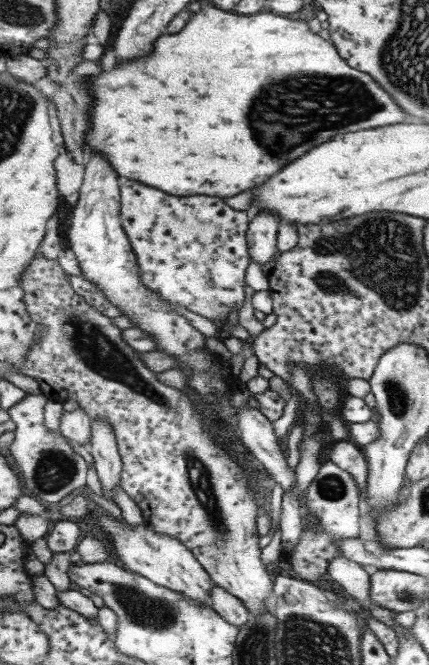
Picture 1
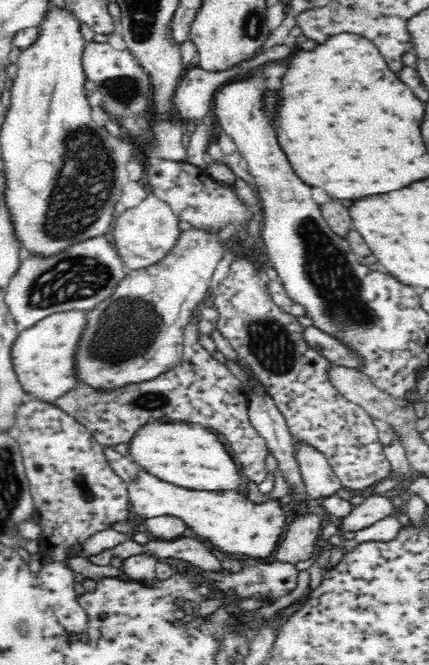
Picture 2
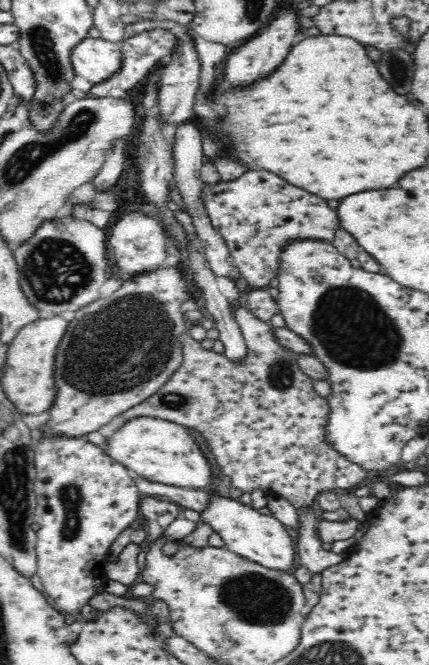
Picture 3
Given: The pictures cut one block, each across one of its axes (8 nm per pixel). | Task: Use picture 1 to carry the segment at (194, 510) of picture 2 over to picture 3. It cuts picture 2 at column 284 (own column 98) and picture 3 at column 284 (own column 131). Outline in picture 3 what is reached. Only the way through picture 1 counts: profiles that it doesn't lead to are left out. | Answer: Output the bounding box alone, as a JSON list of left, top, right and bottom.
[200,492,294,570]

